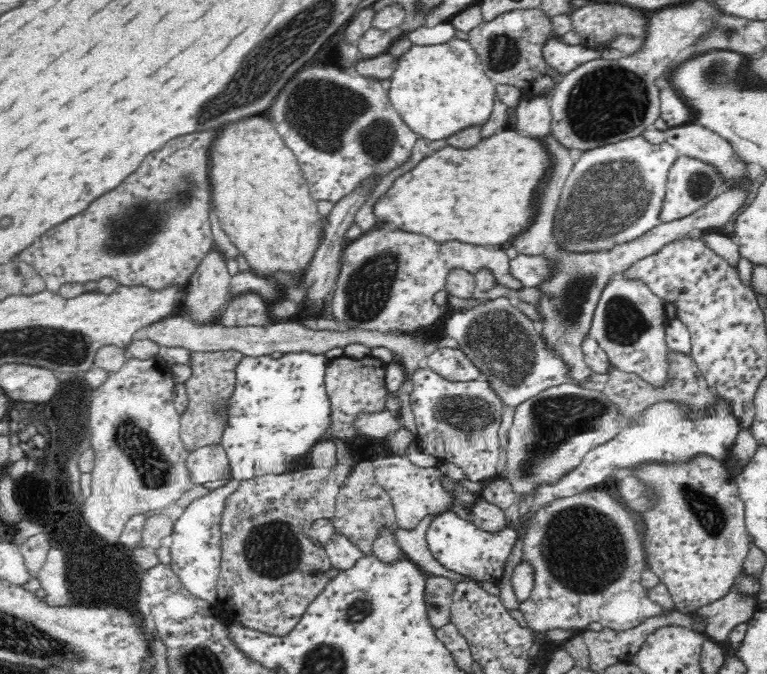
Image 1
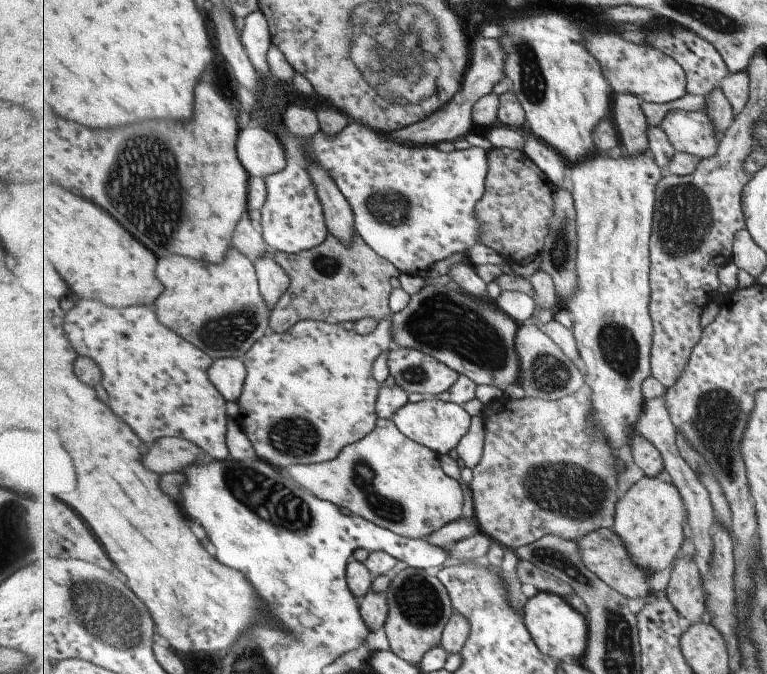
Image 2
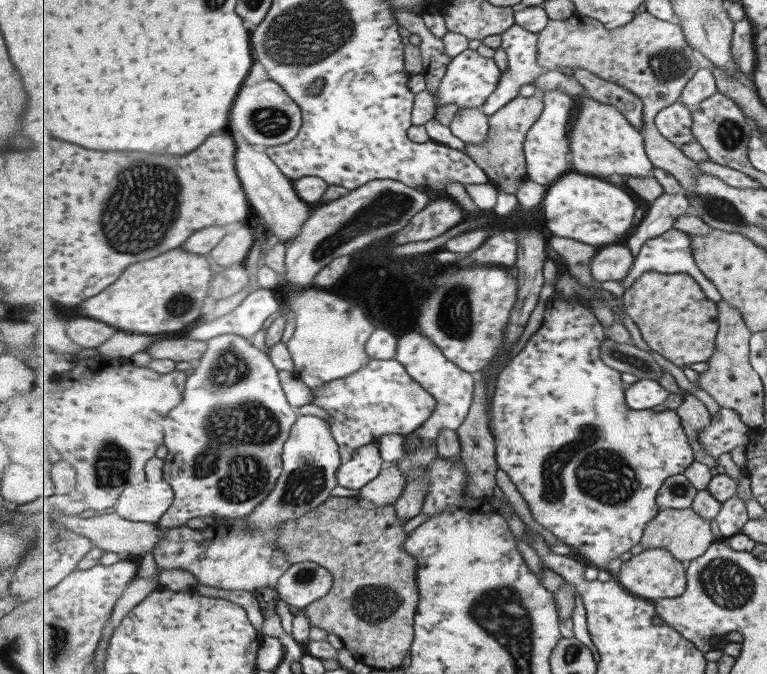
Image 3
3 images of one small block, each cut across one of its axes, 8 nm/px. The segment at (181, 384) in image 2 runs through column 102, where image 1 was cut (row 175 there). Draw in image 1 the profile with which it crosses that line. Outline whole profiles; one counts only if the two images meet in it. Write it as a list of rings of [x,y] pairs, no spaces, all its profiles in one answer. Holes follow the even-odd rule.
[[[332,65],[298,70],[280,90],[265,115],[272,119],[280,137],[296,155],[312,198],[332,203],[348,194],[364,178],[375,174],[381,178],[405,164],[418,138],[393,109],[381,80],[355,75],[352,71]]]

